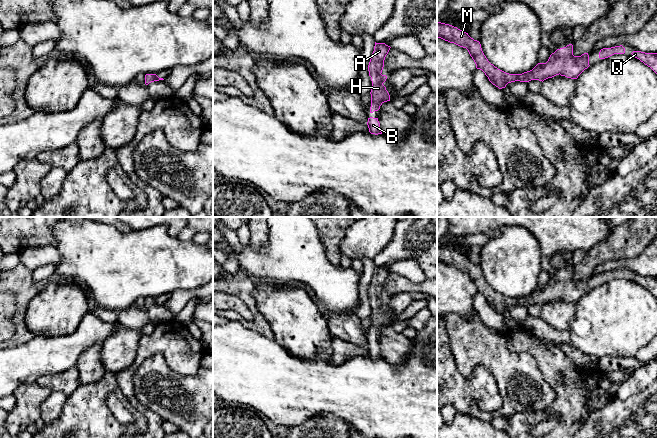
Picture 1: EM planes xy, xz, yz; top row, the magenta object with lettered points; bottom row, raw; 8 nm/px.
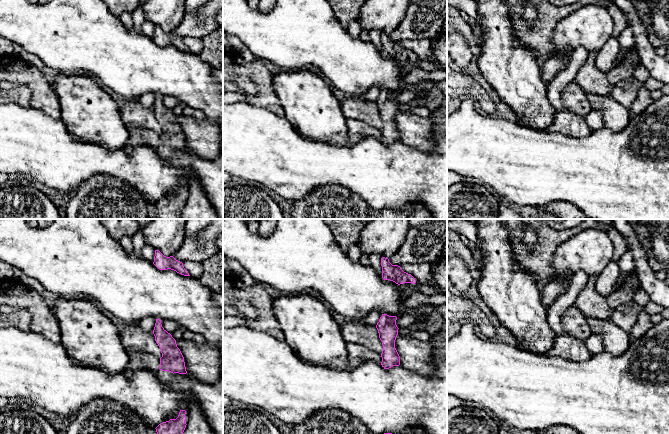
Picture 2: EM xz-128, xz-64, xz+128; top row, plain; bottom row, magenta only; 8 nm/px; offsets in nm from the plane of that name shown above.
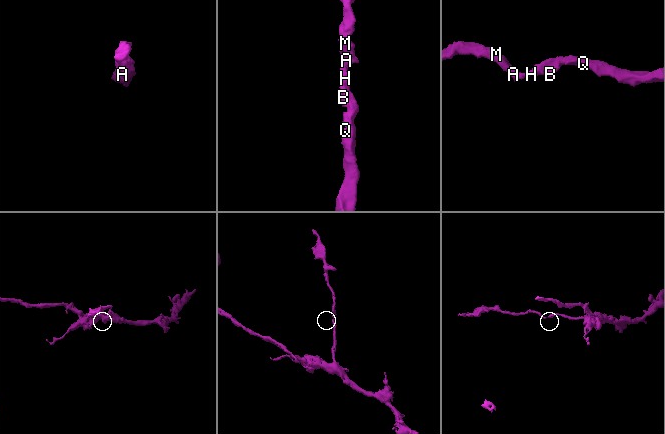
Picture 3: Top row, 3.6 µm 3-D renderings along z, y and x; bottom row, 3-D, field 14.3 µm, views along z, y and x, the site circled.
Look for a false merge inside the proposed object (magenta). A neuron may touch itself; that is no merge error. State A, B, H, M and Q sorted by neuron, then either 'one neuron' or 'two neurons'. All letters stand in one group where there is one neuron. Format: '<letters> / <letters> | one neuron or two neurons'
A B H M Q | one neuron

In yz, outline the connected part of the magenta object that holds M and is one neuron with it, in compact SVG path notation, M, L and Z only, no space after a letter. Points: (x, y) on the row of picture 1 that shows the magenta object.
M437 21L437 37L466 48L474 60L476 68L482 70L489 81L499 89L505 88L511 82L529 82L531 80L543 82L559 74L577 79L590 66L588 53L574 56L573 45L569 44L552 53L546 63L538 63L532 70L522 74L509 74L491 64L484 55L480 42L457 27Z

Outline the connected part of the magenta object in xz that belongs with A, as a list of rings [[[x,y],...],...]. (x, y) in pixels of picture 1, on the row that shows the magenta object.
[[[375,42],[374,51],[368,65],[369,76],[371,77],[372,81],[372,89],[370,92],[370,113],[378,111],[384,102],[390,101],[390,95],[386,90],[386,87],[383,85],[387,79],[387,76],[381,74],[384,67],[385,57],[390,48],[391,47],[385,43]]]

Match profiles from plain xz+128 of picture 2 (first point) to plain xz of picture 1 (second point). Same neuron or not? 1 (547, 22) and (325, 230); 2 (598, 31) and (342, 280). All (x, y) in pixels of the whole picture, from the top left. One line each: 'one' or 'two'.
1: one
2: two

